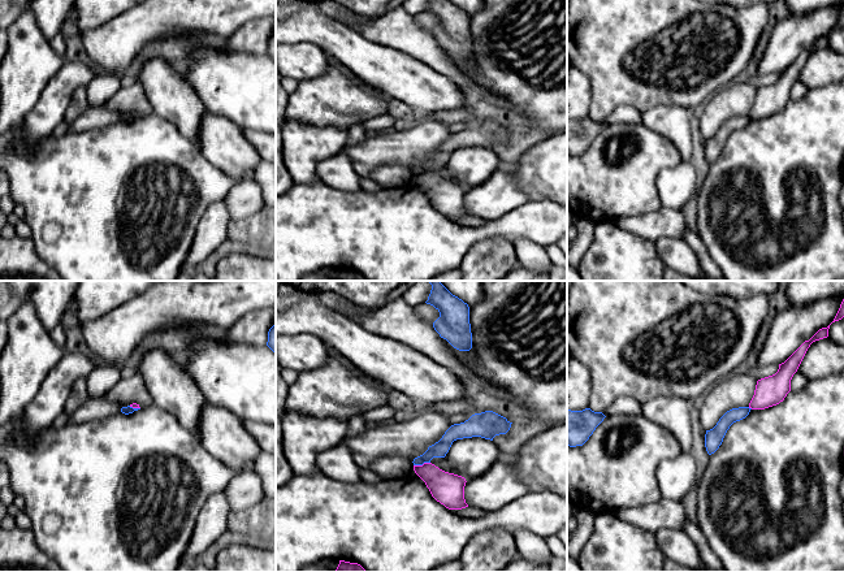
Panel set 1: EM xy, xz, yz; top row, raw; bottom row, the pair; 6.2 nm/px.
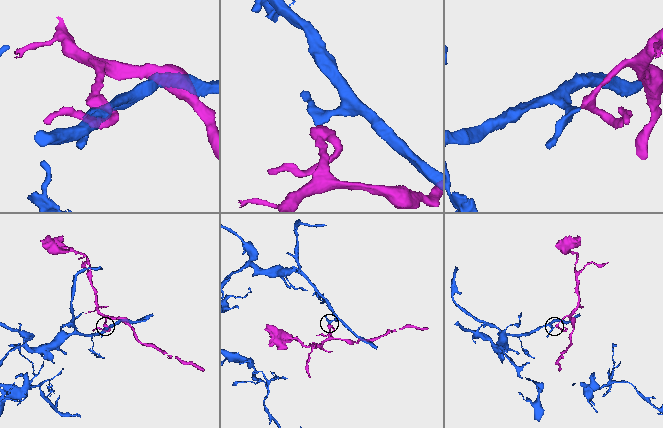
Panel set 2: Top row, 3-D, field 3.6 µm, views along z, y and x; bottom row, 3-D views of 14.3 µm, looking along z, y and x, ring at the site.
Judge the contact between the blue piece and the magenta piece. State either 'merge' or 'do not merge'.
do not merge

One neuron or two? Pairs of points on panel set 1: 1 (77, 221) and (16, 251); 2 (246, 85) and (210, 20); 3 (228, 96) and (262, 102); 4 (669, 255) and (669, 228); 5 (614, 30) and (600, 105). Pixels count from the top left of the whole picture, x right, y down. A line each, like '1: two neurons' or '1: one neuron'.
1: two neurons
2: two neurons
3: one neuron
4: two neurons
5: one neuron

